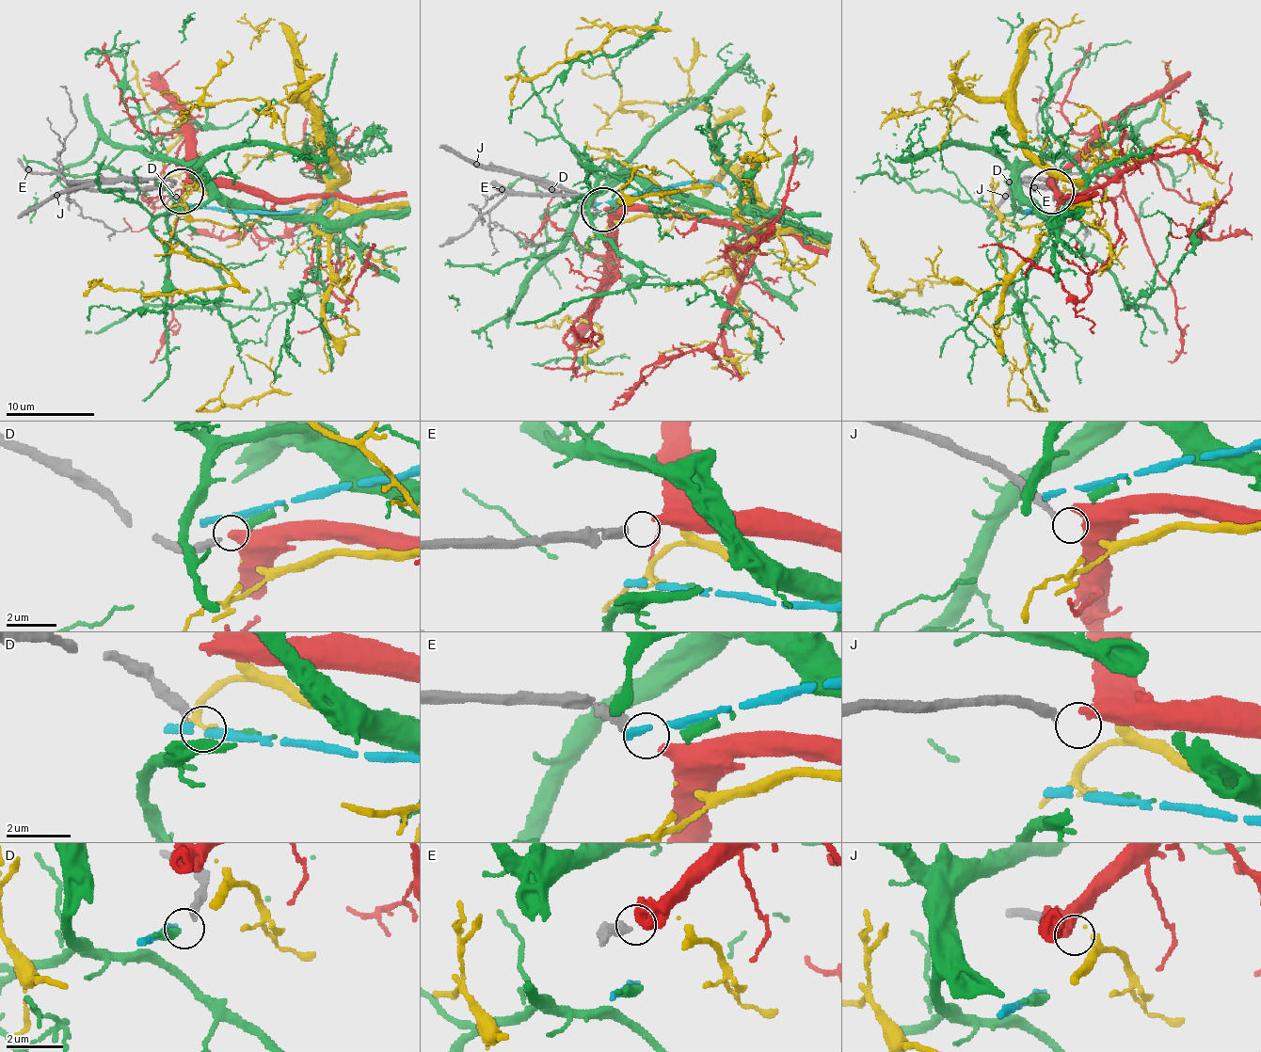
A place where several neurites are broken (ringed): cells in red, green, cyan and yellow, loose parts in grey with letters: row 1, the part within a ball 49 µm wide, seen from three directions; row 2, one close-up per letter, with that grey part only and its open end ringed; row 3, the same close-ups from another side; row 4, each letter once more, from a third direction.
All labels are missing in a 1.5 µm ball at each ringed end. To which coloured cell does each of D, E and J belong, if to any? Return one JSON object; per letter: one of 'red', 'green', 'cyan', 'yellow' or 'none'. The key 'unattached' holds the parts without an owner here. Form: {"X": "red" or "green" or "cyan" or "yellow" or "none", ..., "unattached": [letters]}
{"D": "green", "E": "red", "J": "yellow", "unattached": []}

